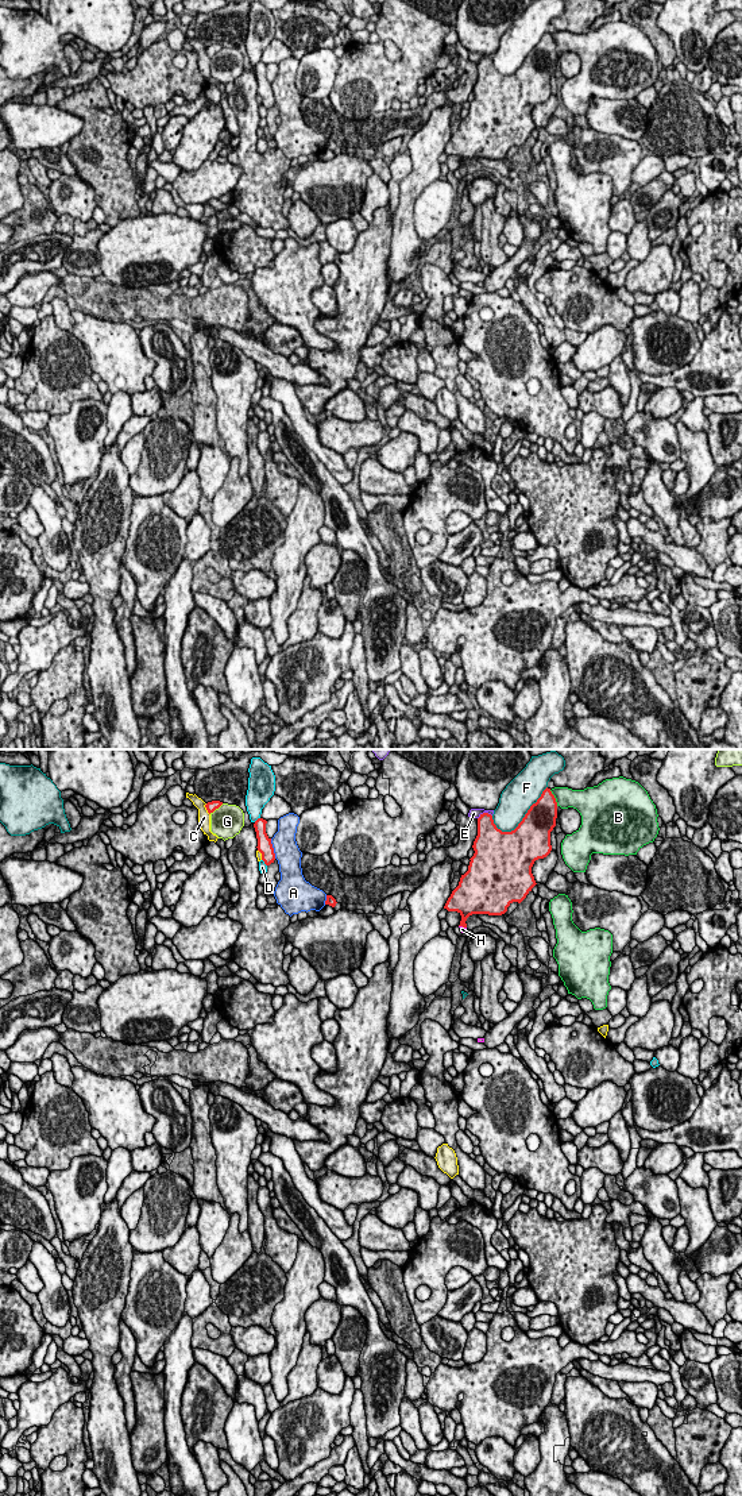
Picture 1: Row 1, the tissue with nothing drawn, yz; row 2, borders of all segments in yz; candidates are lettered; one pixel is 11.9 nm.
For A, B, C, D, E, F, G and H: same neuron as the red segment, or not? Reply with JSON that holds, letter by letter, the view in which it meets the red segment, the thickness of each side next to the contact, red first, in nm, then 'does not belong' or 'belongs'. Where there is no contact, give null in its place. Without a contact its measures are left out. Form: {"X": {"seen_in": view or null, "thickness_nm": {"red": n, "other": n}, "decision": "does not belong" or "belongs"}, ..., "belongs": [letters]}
{"A": {"seen_in": "yz", "thickness_nm": {"red": 180, "other": 300}, "decision": "does not belong"}, "B": {"seen_in": "yz", "thickness_nm": {"red": 340, "other": 240}, "decision": "does not belong"}, "C": {"seen_in": "yz", "thickness_nm": {"red": 130, "other": 160}, "decision": "does not belong"}, "D": {"seen_in": "yz", "thickness_nm": {"red": 140, "other": 260}, "decision": "does not belong"}, "E": {"seen_in": "yz", "thickness_nm": {"red": 260, "other": 130}, "decision": "does not belong"}, "F": {"seen_in": "yz", "thickness_nm": {"red": 440, "other": 380}, "decision": "does not belong"}, "G": {"seen_in": "yz", "thickness_nm": {"red": 130, "other": 380}, "decision": "does not belong"}, "H": {"seen_in": "yz", "thickness_nm": {"red": 240, "other": 60}, "decision": "belongs"}, "belongs": ["H"]}

